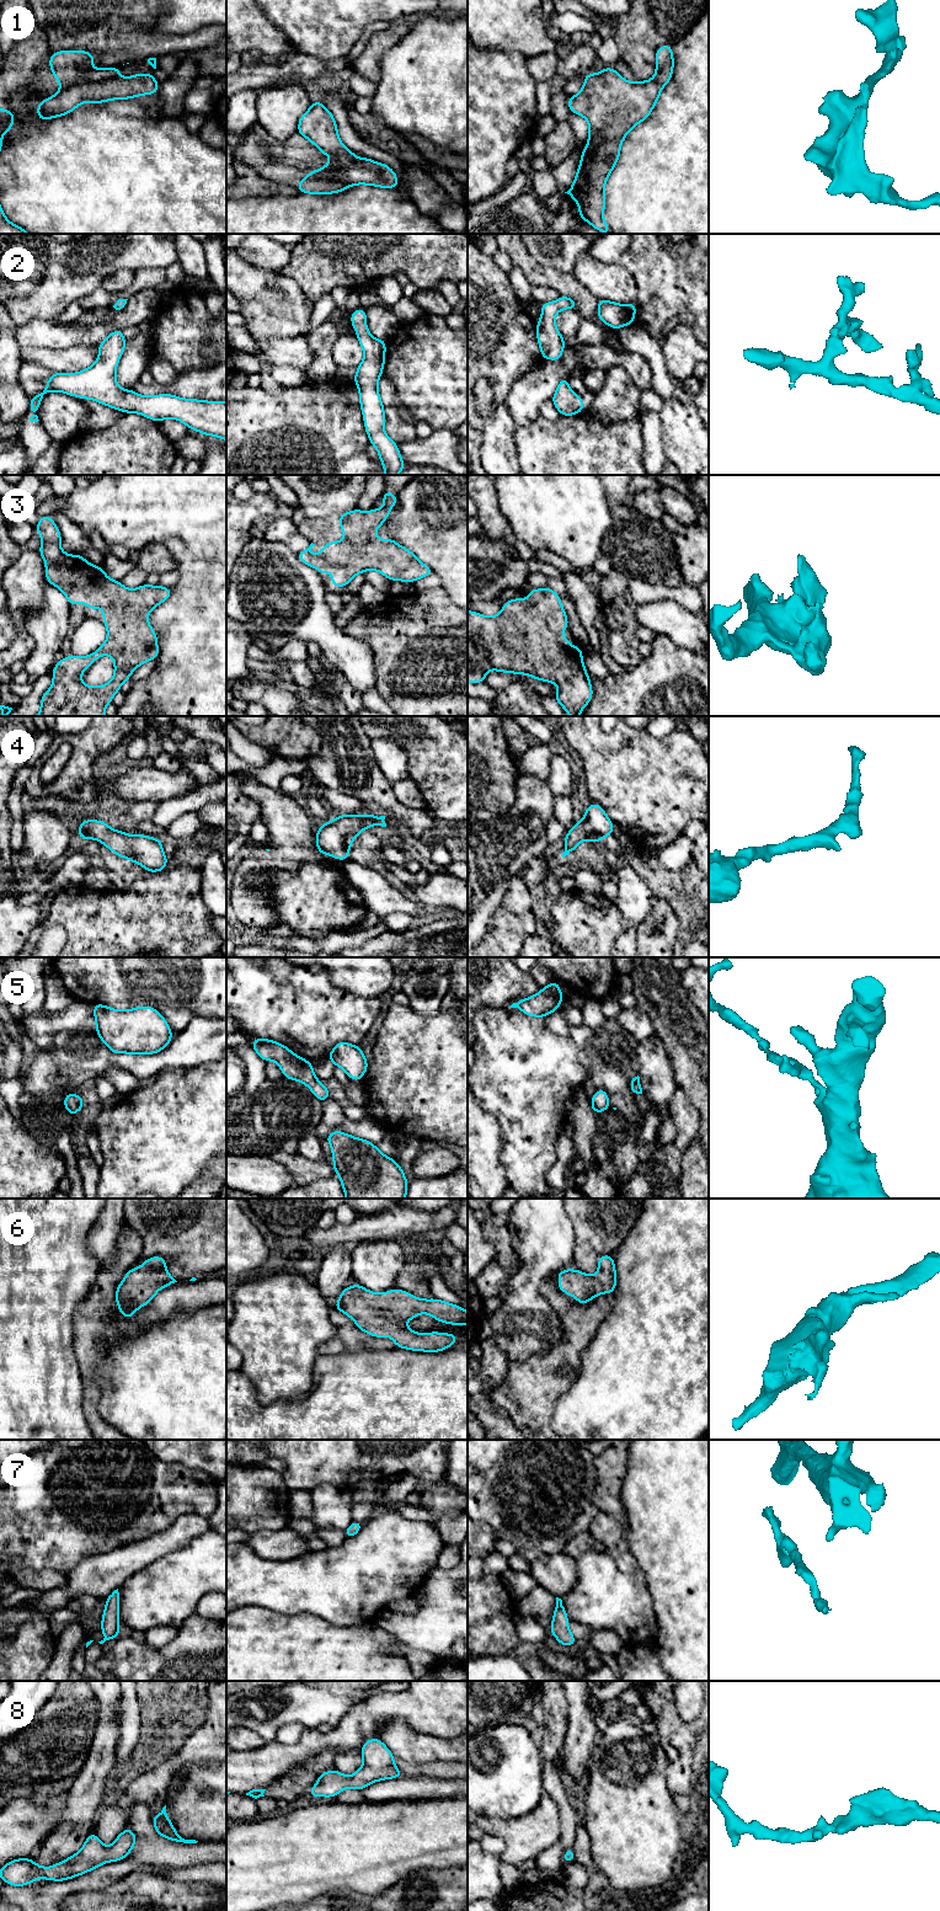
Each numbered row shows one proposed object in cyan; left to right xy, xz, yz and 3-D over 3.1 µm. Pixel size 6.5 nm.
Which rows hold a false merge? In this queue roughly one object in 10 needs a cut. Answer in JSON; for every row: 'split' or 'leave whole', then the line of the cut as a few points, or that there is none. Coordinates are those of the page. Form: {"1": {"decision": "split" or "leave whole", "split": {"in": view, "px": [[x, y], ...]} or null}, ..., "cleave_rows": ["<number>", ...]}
{"1": {"decision": "split", "split": {"in": "xy", "px": [[118, 75], [111, 79], [80, 81], [62, 89]]}}, "2": {"decision": "leave whole", "split": null}, "3": {"decision": "leave whole", "split": null}, "4": {"decision": "leave whole", "split": null}, "5": {"decision": "leave whole", "split": null}, "6": {"decision": "leave whole", "split": null}, "7": {"decision": "leave whole", "split": null}, "8": {"decision": "leave whole", "split": null}, "cleave_rows": ["1"]}

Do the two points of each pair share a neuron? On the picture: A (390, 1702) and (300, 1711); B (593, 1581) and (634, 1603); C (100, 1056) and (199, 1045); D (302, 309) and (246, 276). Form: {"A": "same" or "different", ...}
{"A": "different", "B": "same", "C": "same", "D": "same"}

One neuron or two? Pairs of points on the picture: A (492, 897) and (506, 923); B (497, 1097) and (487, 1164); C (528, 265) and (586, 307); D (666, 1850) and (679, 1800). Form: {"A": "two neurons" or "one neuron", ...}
{"A": "two neurons", "B": "two neurons", "C": "one neuron", "D": "two neurons"}

